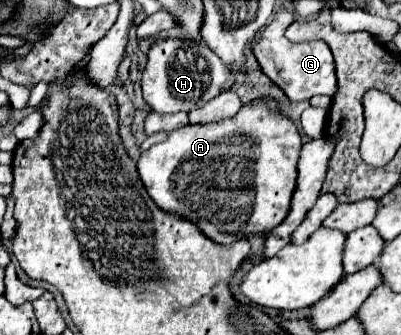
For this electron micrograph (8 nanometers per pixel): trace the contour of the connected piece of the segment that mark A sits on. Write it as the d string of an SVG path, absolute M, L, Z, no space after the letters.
M253 99L229 119L171 131L163 143L141 153L137 169L161 209L187 217L209 239L229 245L251 233L265 233L285 219L299 151L301 137L295 123L281 111L269 111L263 99Z

